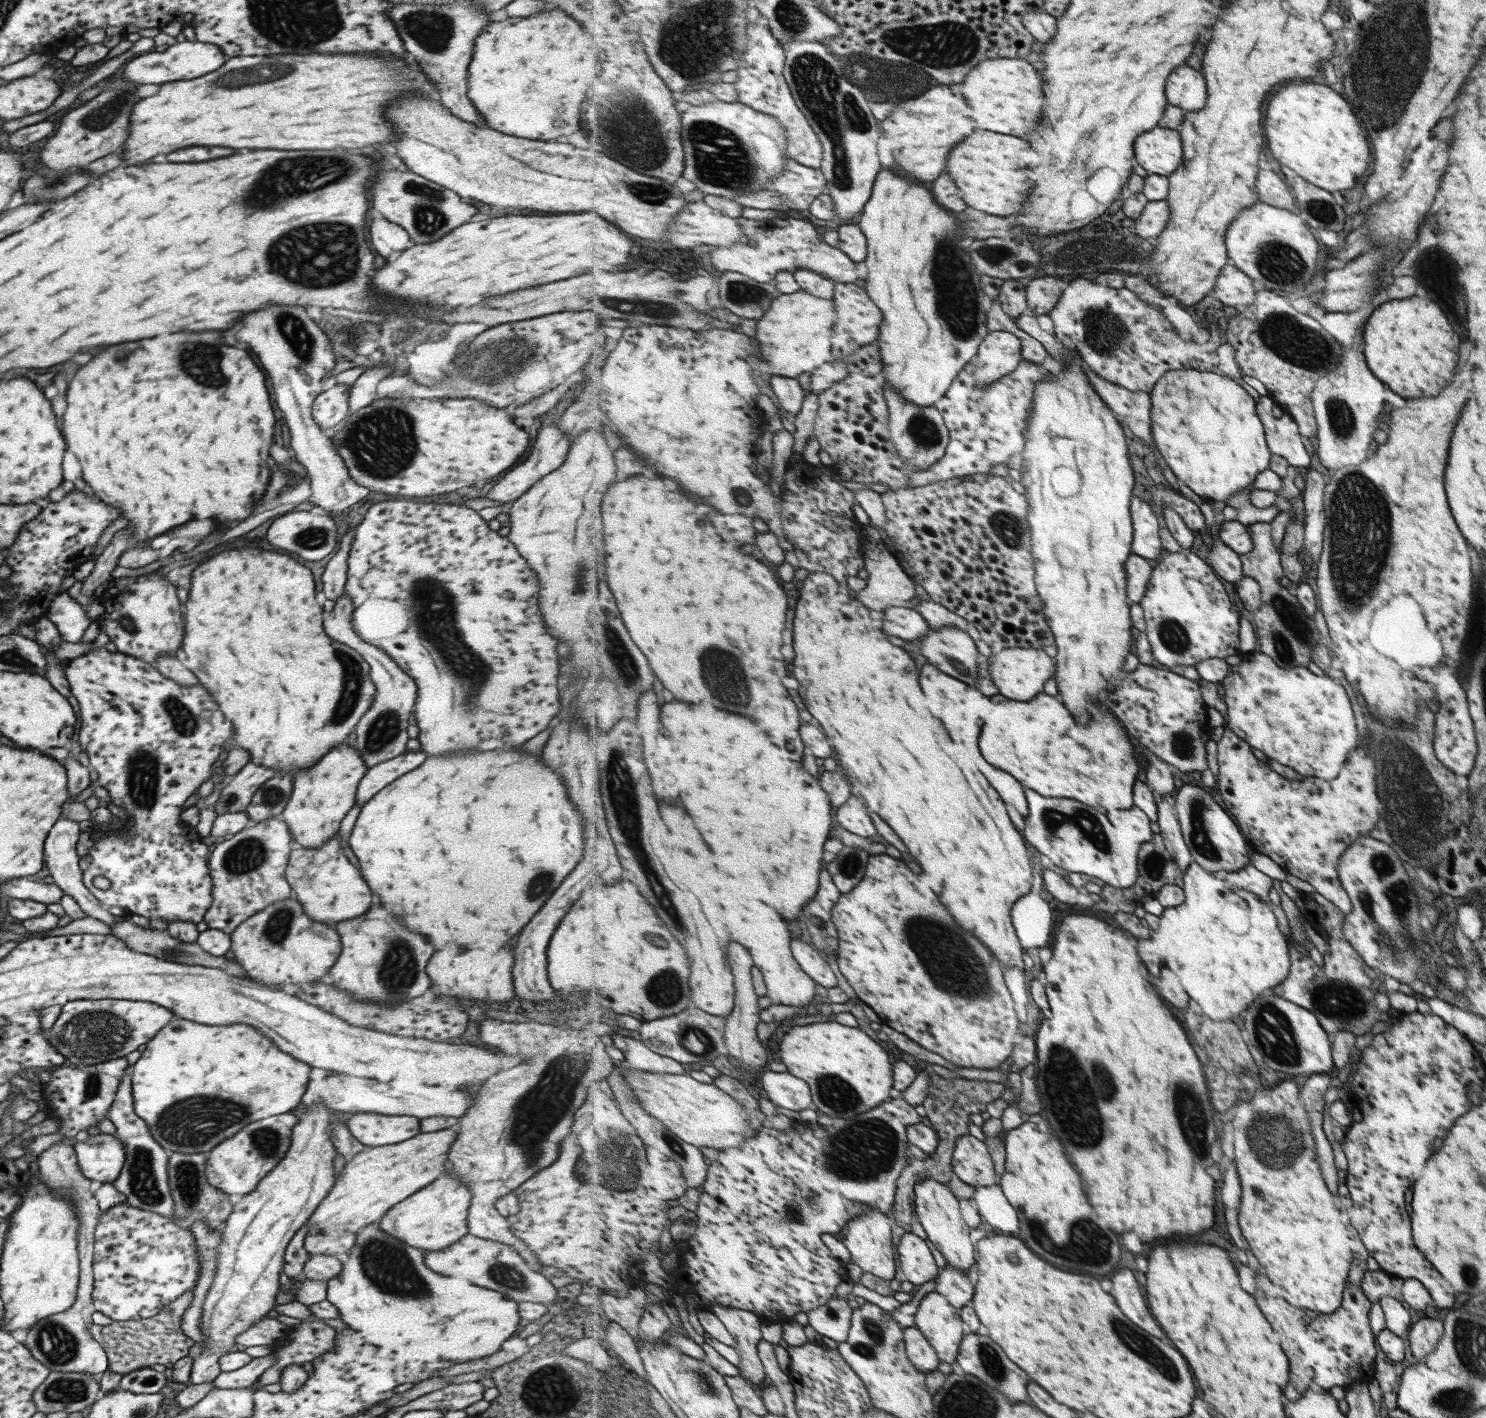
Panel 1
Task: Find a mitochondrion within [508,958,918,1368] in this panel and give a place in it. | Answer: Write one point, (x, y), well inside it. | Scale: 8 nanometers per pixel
(871, 1150)

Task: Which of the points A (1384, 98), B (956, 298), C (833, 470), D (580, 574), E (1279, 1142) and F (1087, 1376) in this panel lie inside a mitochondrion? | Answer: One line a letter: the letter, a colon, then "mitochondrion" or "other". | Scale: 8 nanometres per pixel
A: mitochondrion
B: mitochondrion
C: other
D: mitochondrion
E: mitochondrion
F: other

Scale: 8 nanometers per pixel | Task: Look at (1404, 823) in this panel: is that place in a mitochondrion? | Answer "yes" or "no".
yes

